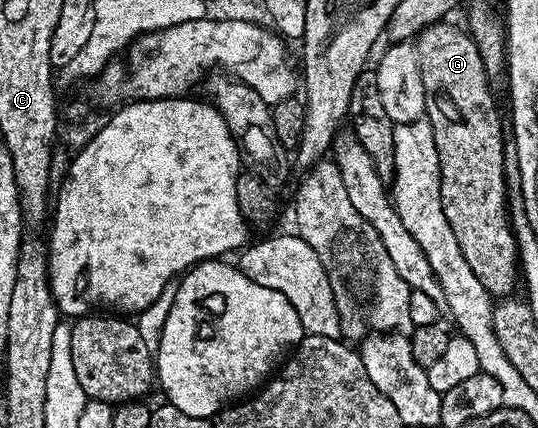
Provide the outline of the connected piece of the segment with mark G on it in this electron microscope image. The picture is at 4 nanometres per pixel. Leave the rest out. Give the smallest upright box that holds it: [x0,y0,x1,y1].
[416,21,520,297]

